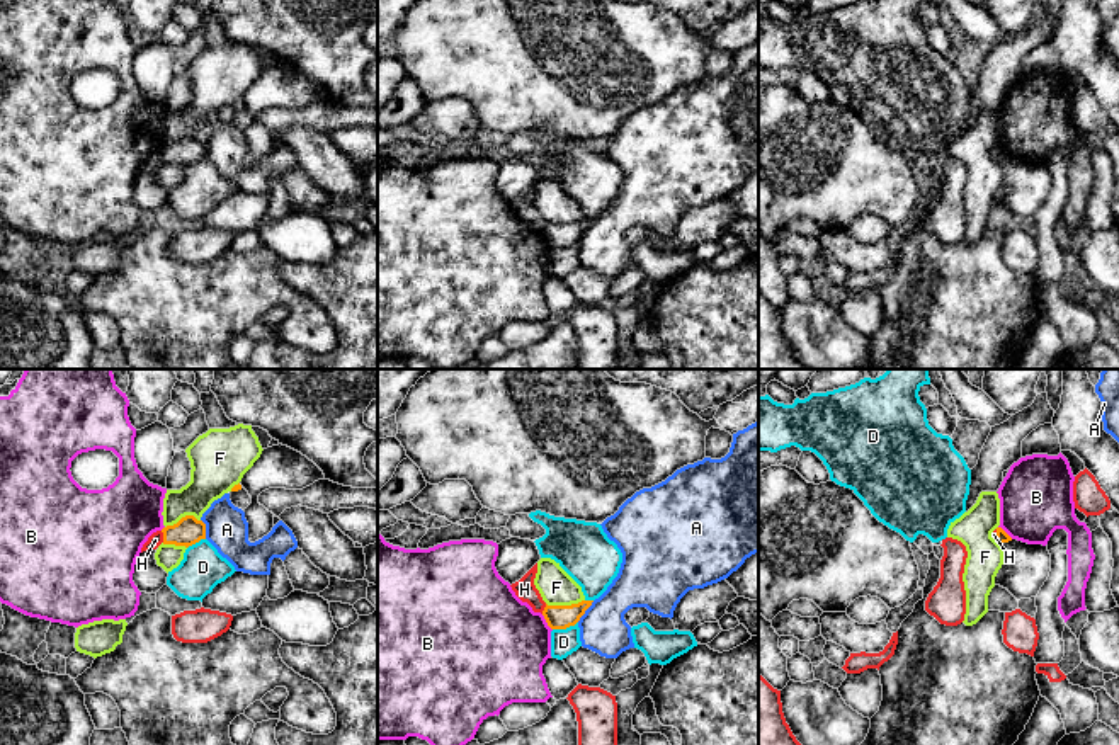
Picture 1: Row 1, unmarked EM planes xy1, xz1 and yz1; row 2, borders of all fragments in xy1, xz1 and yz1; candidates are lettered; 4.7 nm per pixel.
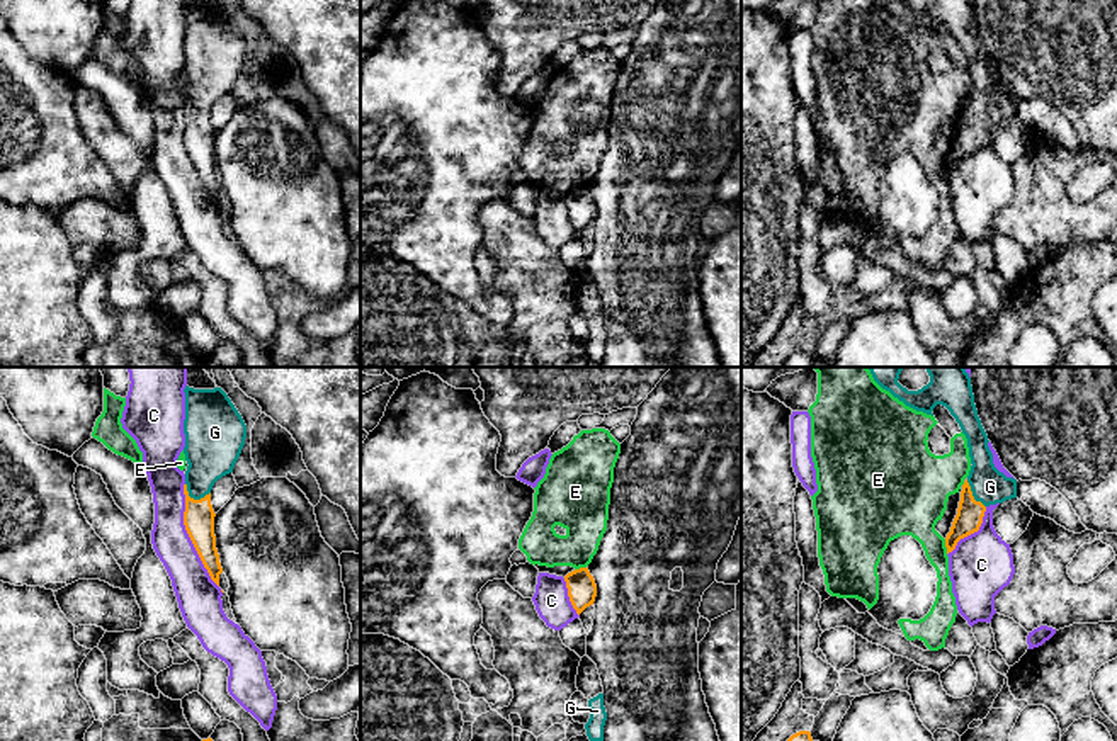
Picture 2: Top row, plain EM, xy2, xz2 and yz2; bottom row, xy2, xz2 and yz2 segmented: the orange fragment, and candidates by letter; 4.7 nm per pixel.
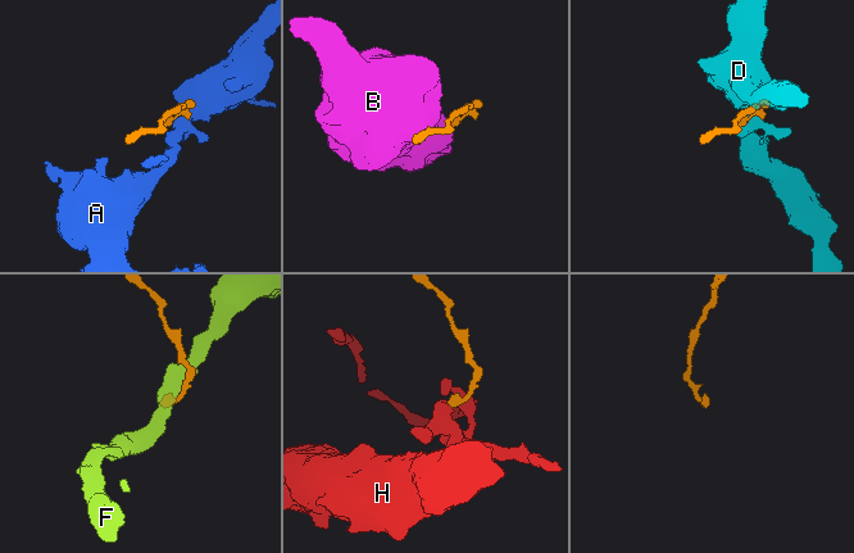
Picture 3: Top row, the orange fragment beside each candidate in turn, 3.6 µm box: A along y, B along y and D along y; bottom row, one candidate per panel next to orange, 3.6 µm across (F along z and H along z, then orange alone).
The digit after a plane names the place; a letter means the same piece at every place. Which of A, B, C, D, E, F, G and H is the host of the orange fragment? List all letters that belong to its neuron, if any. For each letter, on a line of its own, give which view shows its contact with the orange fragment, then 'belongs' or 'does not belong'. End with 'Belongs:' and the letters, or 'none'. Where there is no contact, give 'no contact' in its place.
A: xz1 | does not belong
B: xz1 | does not belong
C: xy2 | does not belong
D: xz1 | does not belong
E: yz2 | does not belong
F: xz1 | does not belong
G: xy2 | belongs
H: xy1 | does not belong
Belongs: G

